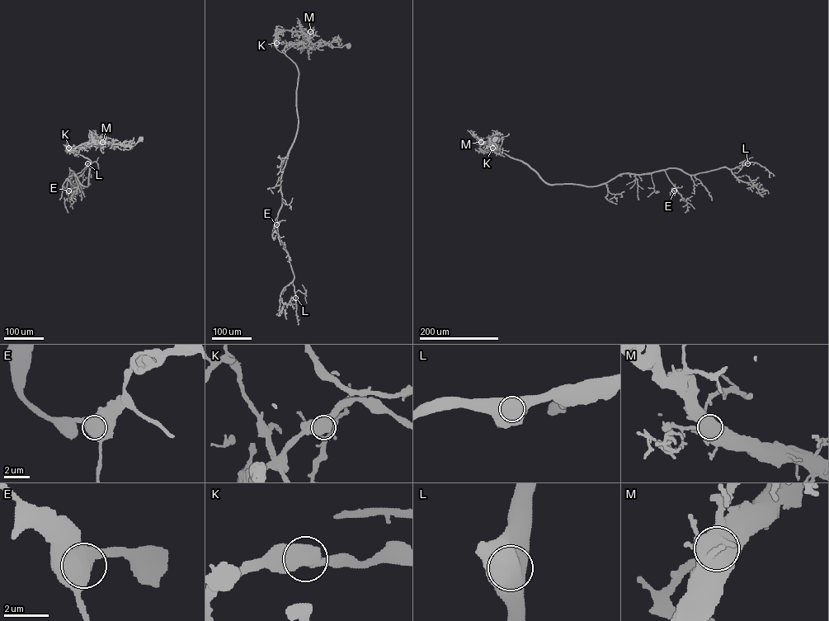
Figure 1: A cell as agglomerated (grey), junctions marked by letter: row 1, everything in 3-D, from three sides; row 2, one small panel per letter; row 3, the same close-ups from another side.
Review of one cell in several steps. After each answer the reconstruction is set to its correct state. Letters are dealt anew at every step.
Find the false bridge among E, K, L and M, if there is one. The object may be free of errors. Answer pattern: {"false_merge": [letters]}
{"false_merge": []}

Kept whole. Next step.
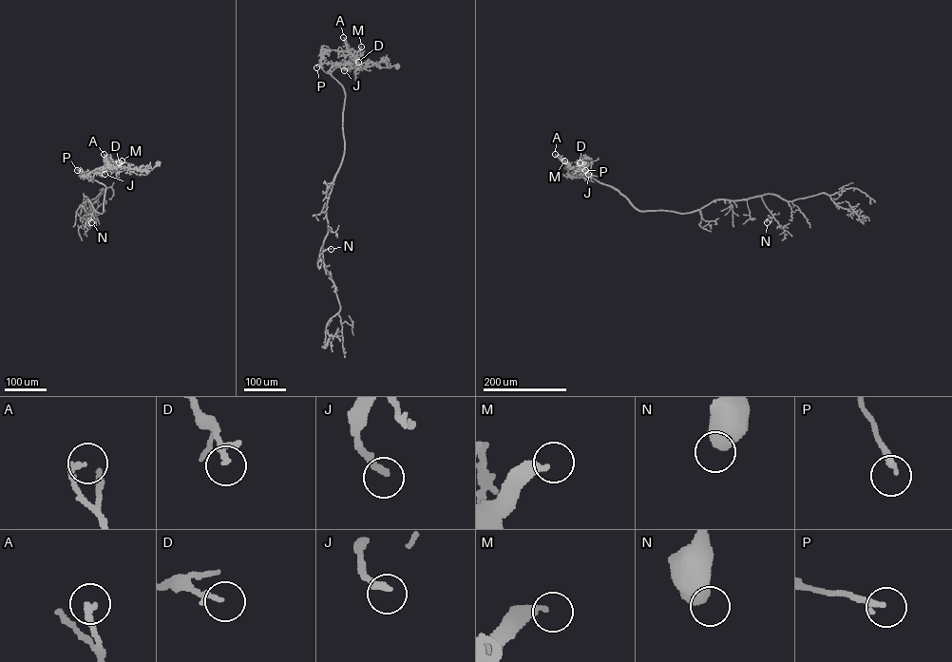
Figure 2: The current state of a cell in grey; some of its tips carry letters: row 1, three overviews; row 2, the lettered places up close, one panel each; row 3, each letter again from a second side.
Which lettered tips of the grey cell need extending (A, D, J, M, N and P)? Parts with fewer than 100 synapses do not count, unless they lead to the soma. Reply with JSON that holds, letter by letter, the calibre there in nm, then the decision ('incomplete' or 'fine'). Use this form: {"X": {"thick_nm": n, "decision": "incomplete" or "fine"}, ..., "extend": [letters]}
{"A": {"thick_nm": 200, "decision": "fine"}, "D": {"thick_nm": 140, "decision": "fine"}, "J": {"thick_nm": 260, "decision": "fine"}, "M": {"thick_nm": 320, "decision": "incomplete"}, "N": {"thick_nm": 650, "decision": "fine"}, "P": {"thick_nm": 220, "decision": "fine"}, "extend": ["M"]}

